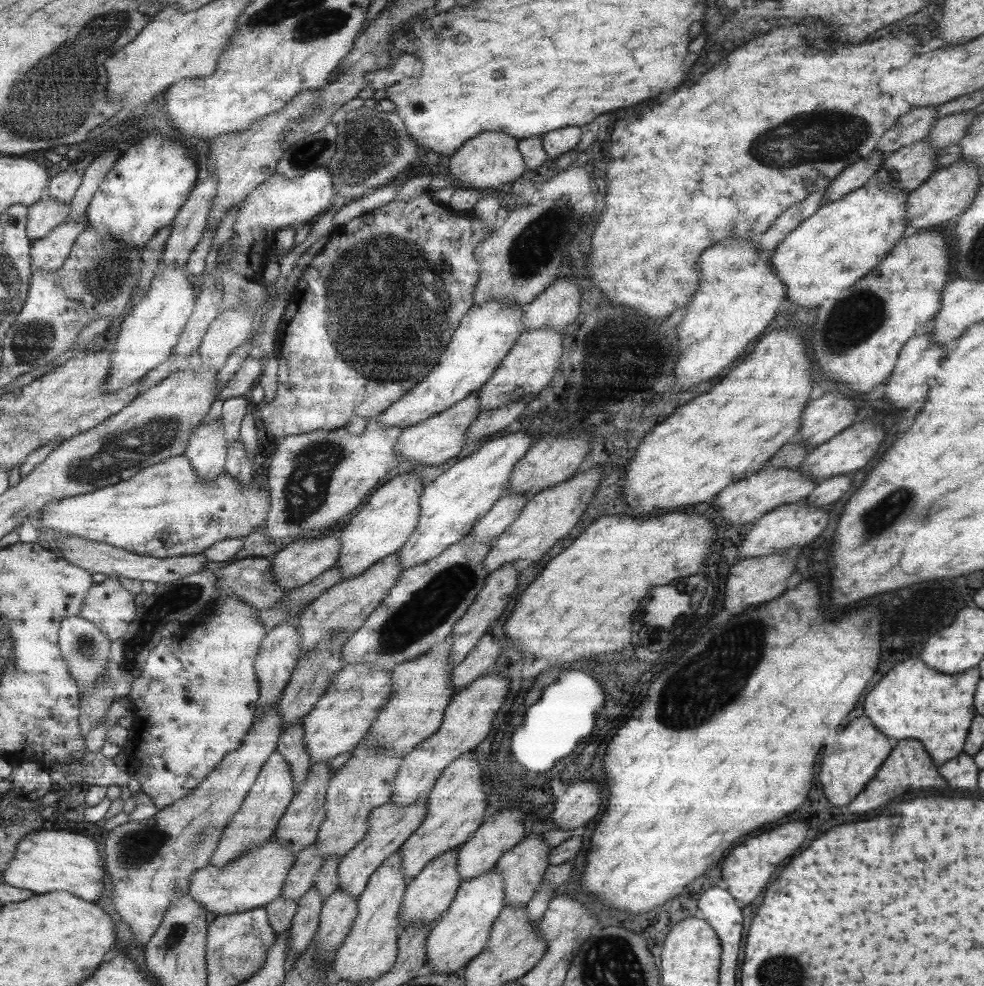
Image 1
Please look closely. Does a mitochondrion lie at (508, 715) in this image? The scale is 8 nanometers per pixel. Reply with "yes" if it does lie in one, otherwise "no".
no

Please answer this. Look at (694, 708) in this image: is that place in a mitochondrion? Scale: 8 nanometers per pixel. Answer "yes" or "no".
yes

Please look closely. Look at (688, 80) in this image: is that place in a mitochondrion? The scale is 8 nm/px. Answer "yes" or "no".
no

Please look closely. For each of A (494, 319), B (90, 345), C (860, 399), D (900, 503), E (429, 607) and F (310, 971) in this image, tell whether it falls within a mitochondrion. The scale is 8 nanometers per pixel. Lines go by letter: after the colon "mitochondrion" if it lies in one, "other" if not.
A: other
B: other
C: other
D: mitochondrion
E: mitochondrion
F: mitochondrion

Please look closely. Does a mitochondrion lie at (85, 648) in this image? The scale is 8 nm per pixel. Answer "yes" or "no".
yes

